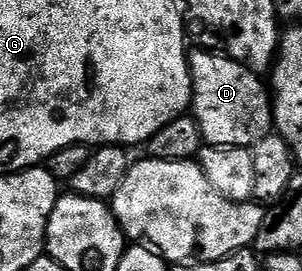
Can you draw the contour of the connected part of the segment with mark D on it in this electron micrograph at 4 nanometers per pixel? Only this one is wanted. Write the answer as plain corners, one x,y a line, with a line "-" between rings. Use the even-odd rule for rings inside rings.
212,50
190,51
189,74
193,79
191,115
205,144
252,149
257,141
274,131
271,96
261,89
252,68

